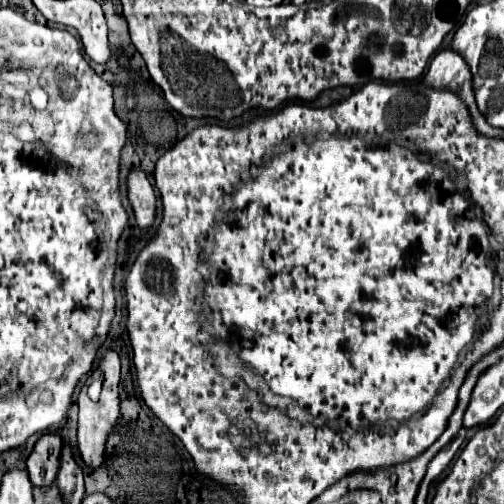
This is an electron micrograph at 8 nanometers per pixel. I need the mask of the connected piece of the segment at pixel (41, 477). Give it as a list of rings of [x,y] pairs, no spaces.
[[[46,432],[38,438],[34,450],[26,460],[26,468],[30,472],[30,480],[34,486],[50,486],[56,480],[60,450],[62,450],[60,434]]]

